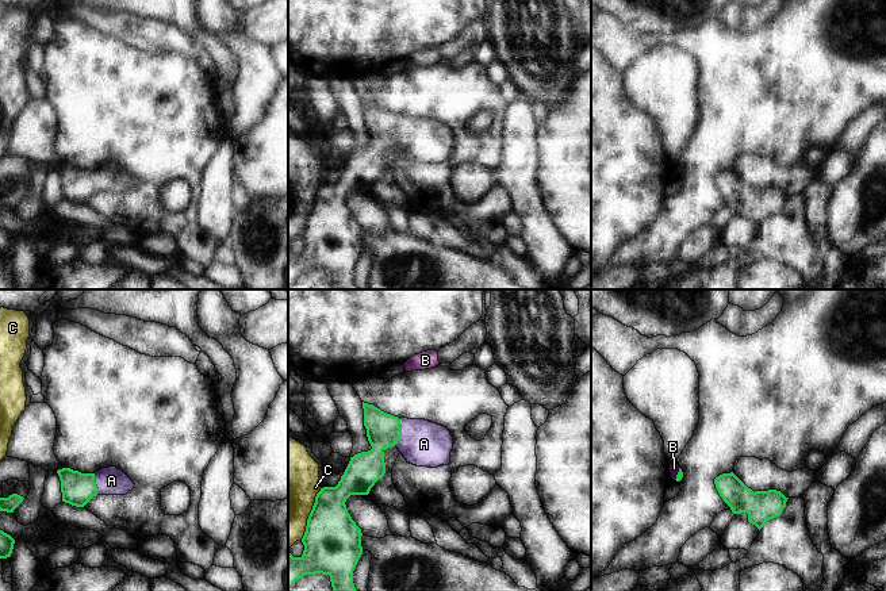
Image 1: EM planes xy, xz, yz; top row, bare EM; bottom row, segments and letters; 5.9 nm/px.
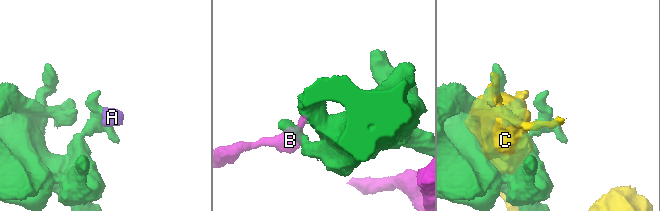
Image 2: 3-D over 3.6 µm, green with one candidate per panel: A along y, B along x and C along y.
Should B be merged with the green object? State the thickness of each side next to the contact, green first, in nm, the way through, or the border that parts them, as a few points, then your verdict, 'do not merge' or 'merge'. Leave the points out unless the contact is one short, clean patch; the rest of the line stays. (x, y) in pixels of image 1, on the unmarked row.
calibres 40 and 60 nm; border yz (679, 164), (674, 176); do not merge

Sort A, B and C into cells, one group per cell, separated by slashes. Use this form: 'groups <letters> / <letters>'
groups A / B / C

